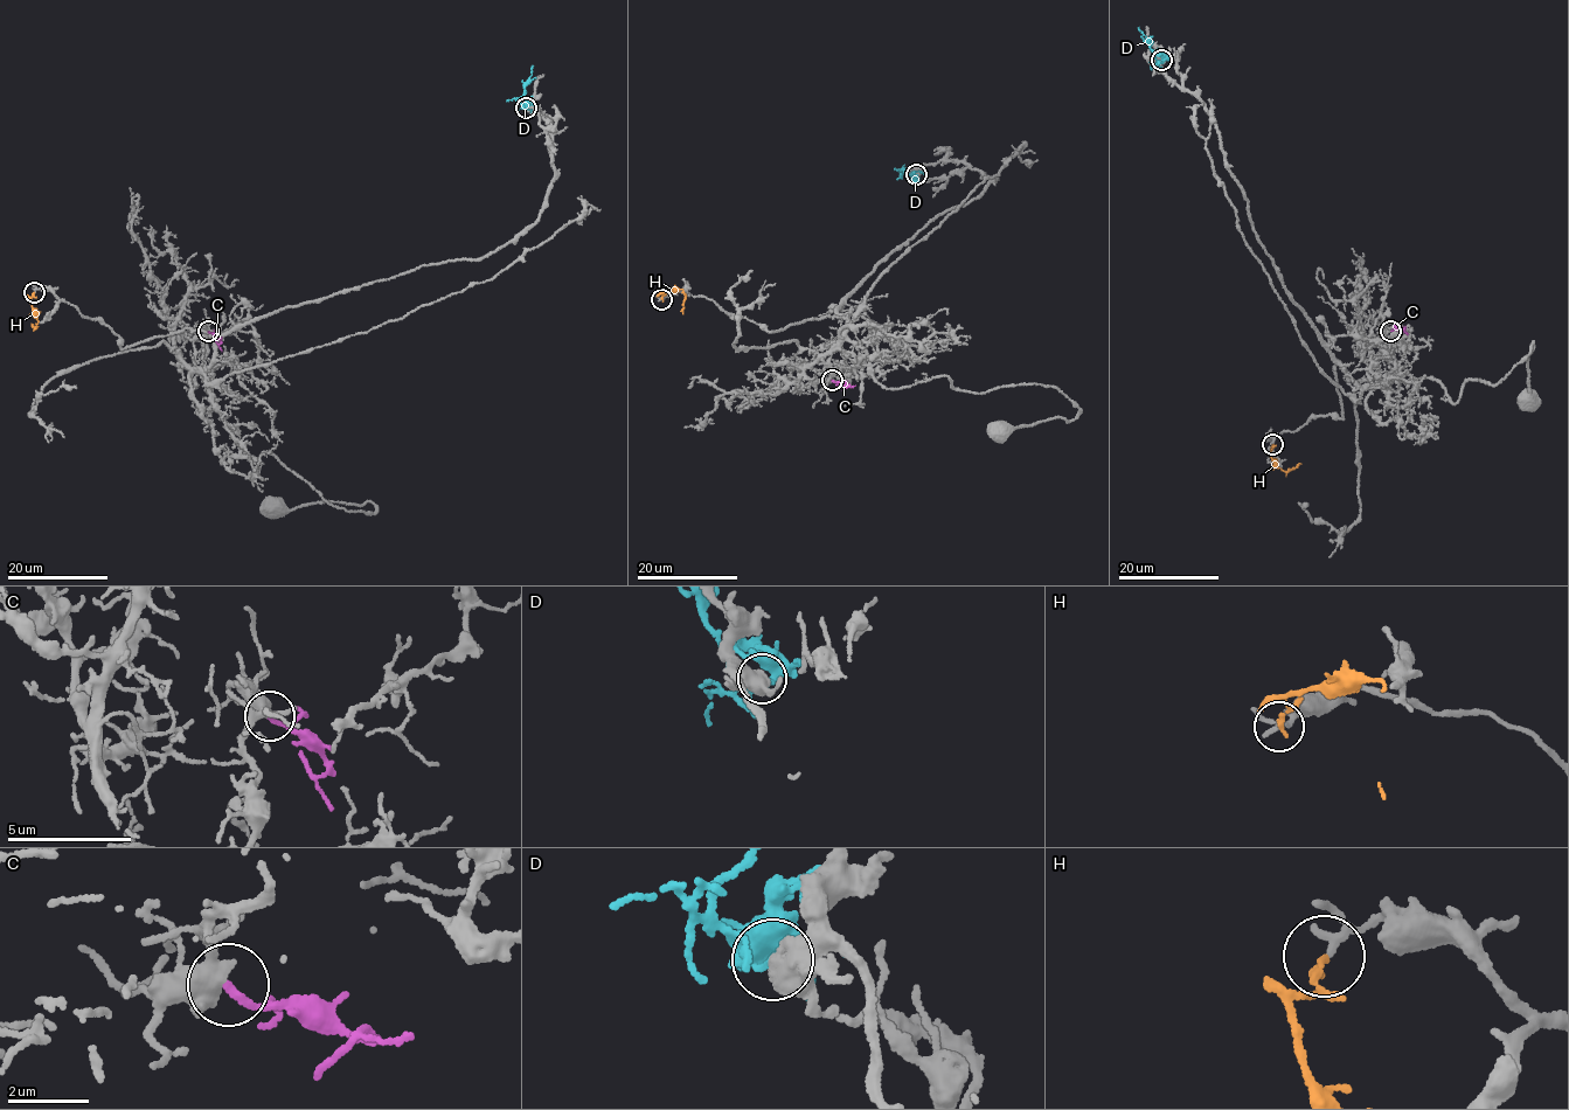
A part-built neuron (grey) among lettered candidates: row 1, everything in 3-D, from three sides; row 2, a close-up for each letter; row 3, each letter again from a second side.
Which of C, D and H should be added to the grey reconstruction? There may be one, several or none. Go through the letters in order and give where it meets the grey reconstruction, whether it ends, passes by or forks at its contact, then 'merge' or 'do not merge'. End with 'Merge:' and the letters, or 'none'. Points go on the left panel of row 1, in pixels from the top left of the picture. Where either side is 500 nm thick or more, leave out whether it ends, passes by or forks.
C: meets grey at (208, 331); it ends there; merge
D: meets grey at (526, 108); it passes by; do not merge
H: meets grey at (34, 292); it ends there; do not merge
Merge: C

